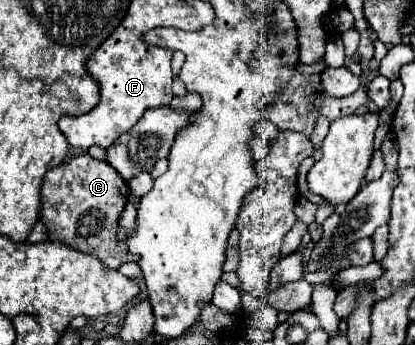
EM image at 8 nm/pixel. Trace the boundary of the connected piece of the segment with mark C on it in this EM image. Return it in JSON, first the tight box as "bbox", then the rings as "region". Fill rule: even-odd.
{"bbox":[41,153,139,269],"region":[[[87,153],[77,155],[71,161],[49,169],[45,175],[41,189],[41,221],[45,223],[51,241],[89,253],[109,269],[119,269],[123,263],[139,261],[137,255],[129,253],[127,243],[117,239],[119,217],[127,205],[127,195],[127,183],[107,161],[97,161]]]}

